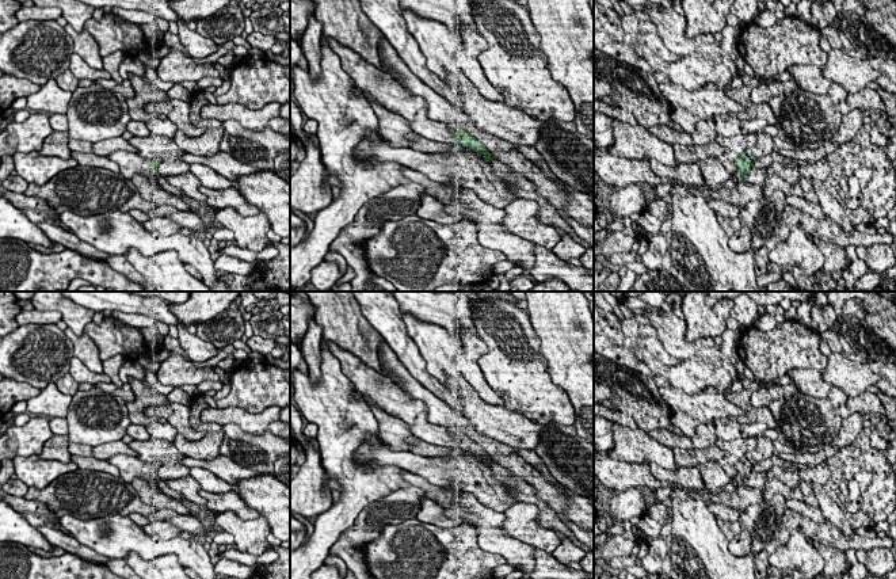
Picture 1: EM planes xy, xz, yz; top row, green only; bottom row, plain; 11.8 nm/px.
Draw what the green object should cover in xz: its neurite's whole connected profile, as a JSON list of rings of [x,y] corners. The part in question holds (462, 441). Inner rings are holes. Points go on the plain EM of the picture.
[[[327,342],[329,351],[340,362],[343,374],[354,384],[355,391],[367,395],[389,416],[403,420],[411,433],[431,445],[470,452],[483,457],[485,465],[495,462],[487,452],[465,434],[454,435],[446,427],[427,420],[427,408],[422,400],[405,395],[390,378],[367,367],[354,354]]]

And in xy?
[[[115,454],[107,461],[119,469],[119,477],[127,483],[141,479],[152,485],[156,480],[157,471],[161,468],[161,462],[150,464],[127,454]]]

